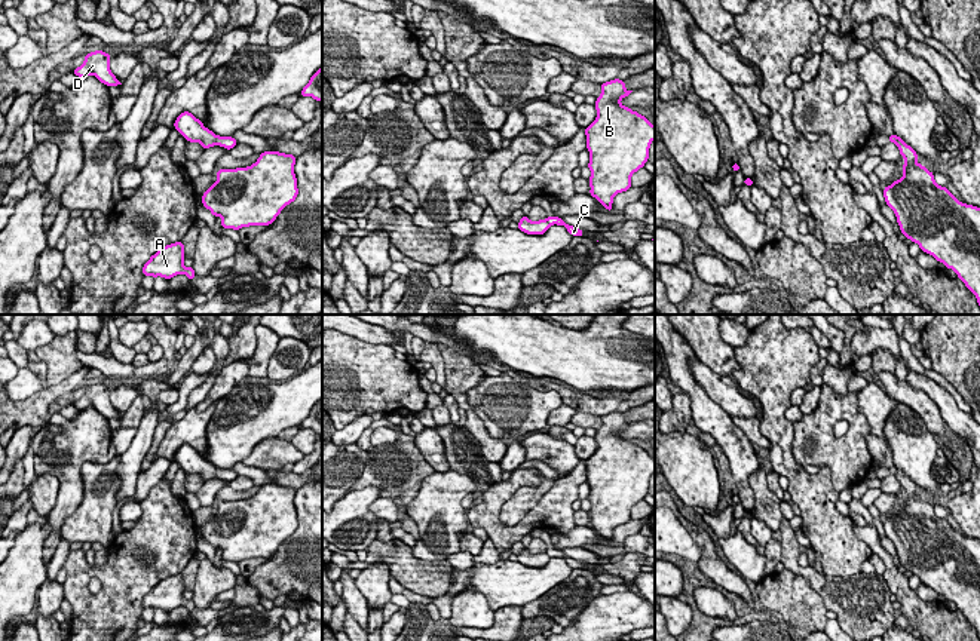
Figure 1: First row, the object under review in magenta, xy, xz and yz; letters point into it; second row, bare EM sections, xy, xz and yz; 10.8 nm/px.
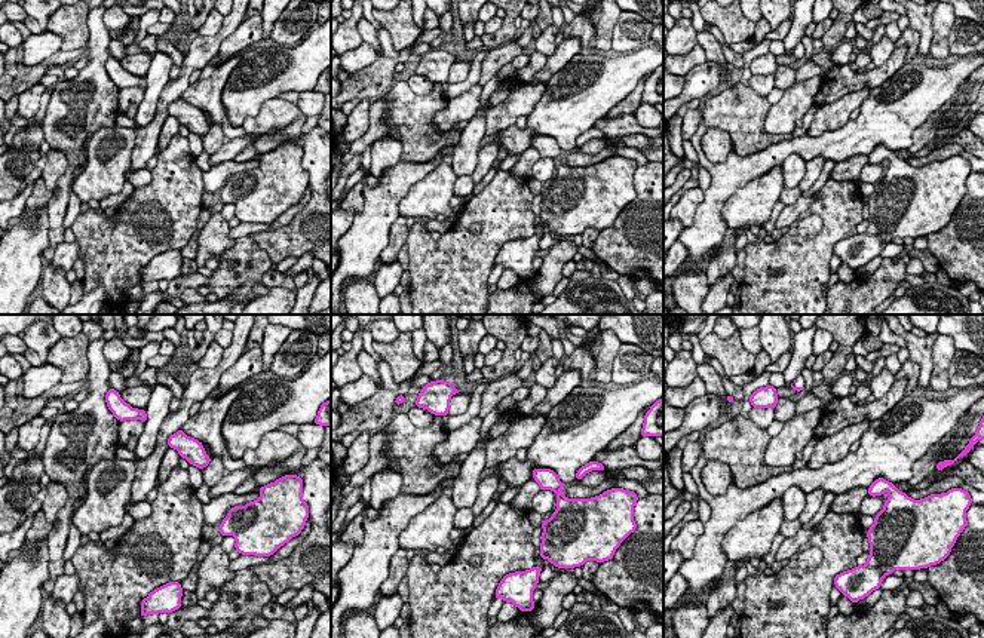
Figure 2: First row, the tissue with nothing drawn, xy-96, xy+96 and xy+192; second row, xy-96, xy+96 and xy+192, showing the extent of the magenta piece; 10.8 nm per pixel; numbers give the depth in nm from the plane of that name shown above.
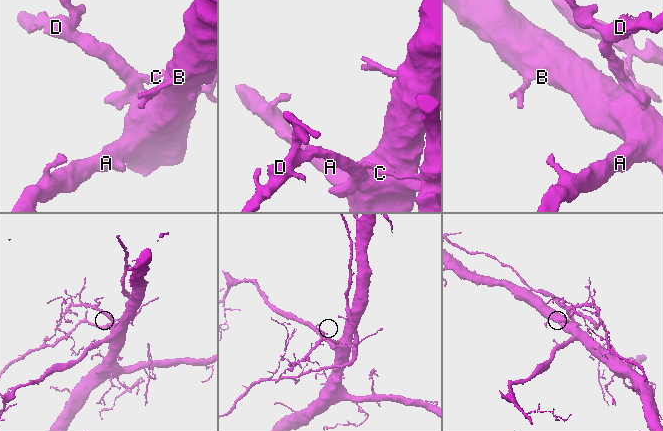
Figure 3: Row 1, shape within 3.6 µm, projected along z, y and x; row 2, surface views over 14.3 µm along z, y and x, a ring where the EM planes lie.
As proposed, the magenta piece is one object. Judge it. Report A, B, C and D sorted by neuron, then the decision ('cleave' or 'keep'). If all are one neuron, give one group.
A B D / C | cleave

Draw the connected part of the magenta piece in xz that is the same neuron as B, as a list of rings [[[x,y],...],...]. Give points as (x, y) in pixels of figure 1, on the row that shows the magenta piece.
[[[615,79],[600,86],[601,95],[597,96],[594,104],[597,117],[585,128],[587,150],[589,151],[588,168],[591,171],[589,194],[612,212],[613,197],[631,188],[633,174],[649,160],[649,148],[655,139],[655,125],[644,116],[621,104],[621,99],[633,92],[625,89],[624,80]]]

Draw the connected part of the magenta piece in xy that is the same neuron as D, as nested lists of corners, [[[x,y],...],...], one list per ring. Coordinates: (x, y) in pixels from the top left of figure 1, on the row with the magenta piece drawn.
[[[95,50],[85,55],[85,61],[73,73],[79,77],[95,76],[105,86],[122,85],[110,70],[111,55],[104,50]]]

